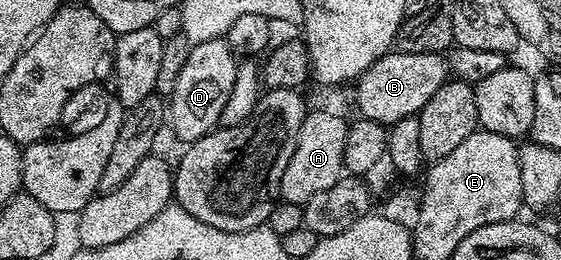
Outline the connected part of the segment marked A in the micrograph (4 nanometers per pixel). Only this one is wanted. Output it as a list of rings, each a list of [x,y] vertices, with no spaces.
[[[309,110],[302,121],[302,129],[298,133],[298,145],[294,145],[294,157],[290,157],[290,165],[286,165],[286,173],[282,173],[279,198],[286,203],[303,204],[310,201],[322,189],[330,189],[345,174],[344,154],[346,153],[346,133],[349,120],[335,115],[332,111]]]

